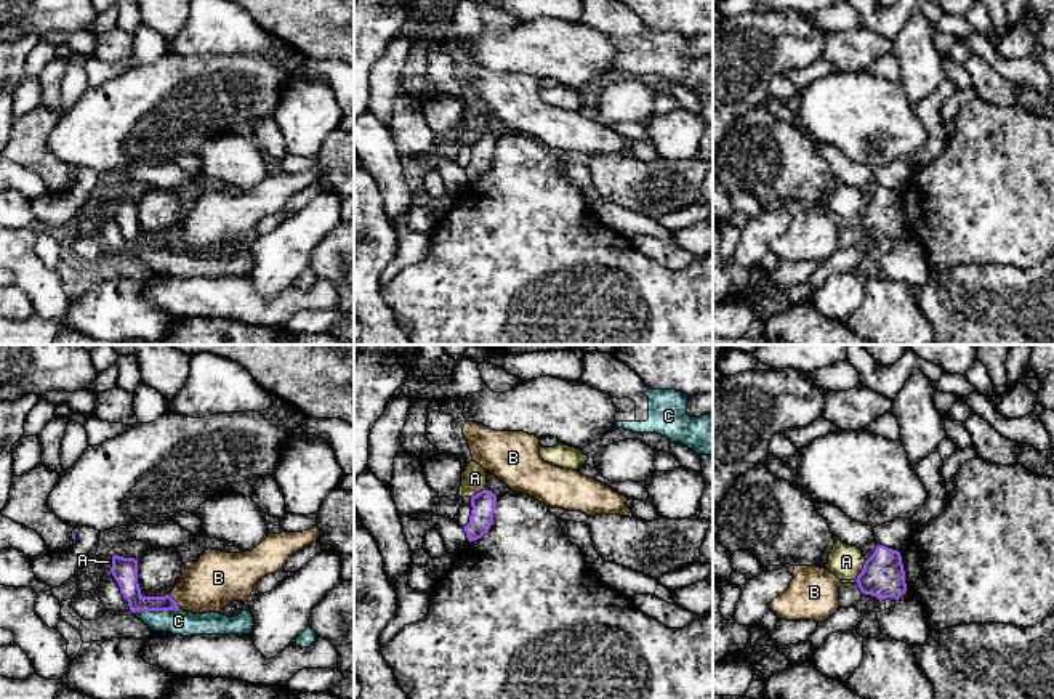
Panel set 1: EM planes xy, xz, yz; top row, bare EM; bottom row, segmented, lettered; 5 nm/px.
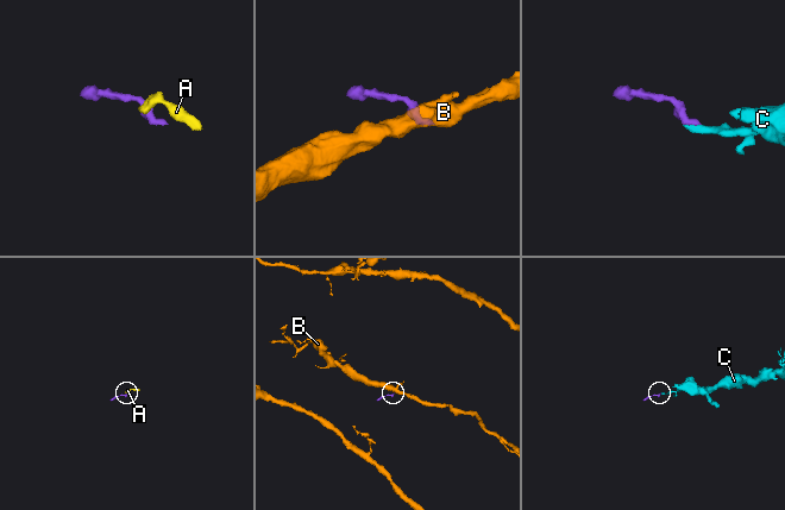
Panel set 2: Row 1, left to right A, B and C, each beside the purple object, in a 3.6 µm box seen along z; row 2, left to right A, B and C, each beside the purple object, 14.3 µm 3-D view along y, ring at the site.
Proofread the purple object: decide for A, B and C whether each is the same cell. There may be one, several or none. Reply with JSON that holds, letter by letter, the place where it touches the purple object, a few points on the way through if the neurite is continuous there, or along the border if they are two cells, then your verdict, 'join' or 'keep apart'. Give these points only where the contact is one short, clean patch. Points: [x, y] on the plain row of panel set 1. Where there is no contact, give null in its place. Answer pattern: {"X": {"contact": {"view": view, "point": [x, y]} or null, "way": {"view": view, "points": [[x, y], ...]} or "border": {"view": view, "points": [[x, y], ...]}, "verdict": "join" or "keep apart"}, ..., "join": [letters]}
{"A": {"contact": {"view": "yz", "point": [862, 210]}, "border": {"view": "yz", "points": [[867, 201], [854, 220]]}, "verdict": "keep apart"}, "B": {"contact": {"view": "xy", "point": [175, 242]}, "border": {"view": "xy", "points": [[168, 236], [180, 247]]}, "verdict": "keep apart"}, "C": {"contact": {"view": "xy", "point": [156, 250]}, "verdict": "join"}, "join": ["C"]}

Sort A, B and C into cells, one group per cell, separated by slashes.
A / B / C

